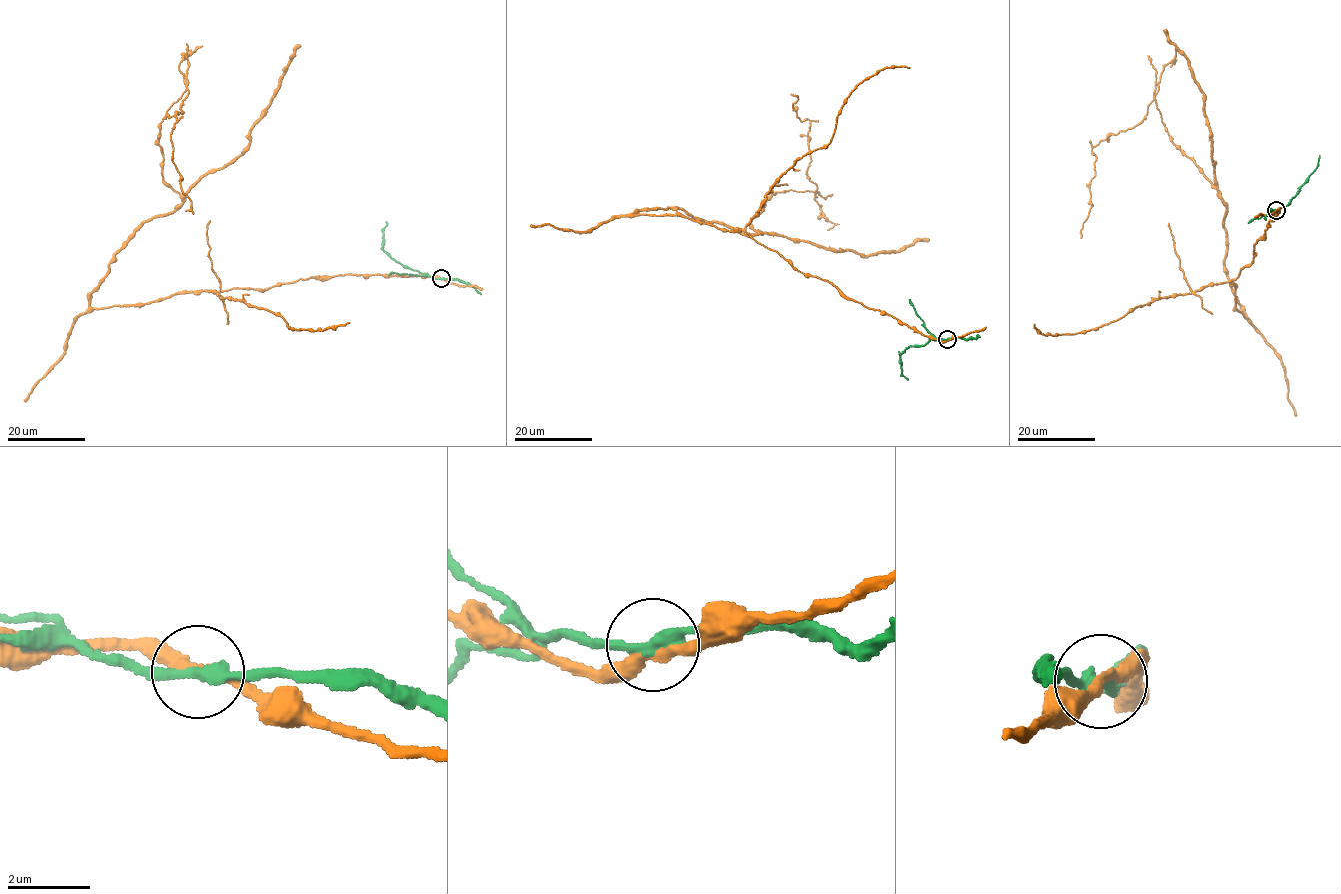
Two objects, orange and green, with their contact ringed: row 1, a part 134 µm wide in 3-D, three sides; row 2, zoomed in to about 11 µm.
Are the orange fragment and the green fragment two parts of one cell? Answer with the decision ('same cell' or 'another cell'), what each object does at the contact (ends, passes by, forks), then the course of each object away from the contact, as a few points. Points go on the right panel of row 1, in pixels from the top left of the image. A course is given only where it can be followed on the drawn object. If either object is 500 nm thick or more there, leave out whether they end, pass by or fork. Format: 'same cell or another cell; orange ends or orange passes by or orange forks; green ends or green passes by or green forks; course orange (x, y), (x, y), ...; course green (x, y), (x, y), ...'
another cell; orange passes by; green passes by; course orange (1276, 210), (1230, 281), (1248, 319), (1224, 261), (1223, 200), (1155, 100), (1092, 149), (1081, 236); course green (1275, 211), (1290, 204), (1316, 168), (1319, 156)

